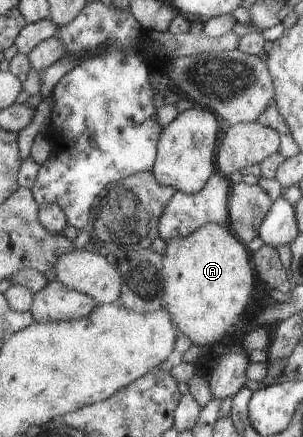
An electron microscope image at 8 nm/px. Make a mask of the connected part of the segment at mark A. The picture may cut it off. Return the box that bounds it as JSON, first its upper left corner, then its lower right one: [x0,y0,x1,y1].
[160,223,253,346]

